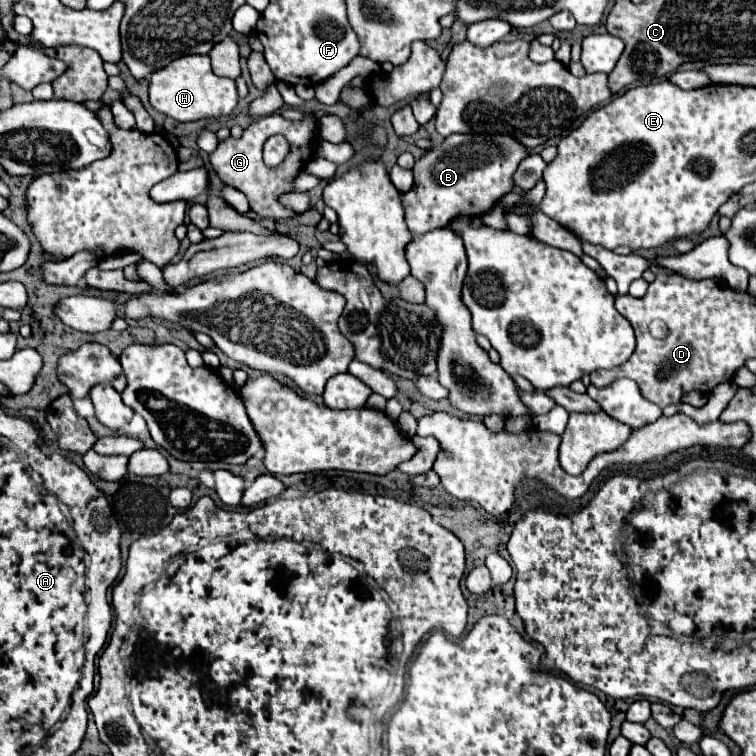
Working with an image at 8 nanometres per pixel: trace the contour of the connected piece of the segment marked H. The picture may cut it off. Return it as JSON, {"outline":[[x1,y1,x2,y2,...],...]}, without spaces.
{"outline":[[189,54,173,60,159,72,153,72,149,78,149,100,151,106,171,116,177,122,193,122,201,118,221,118,229,116,237,106,237,86,231,78,219,78,213,74,209,56]]}

